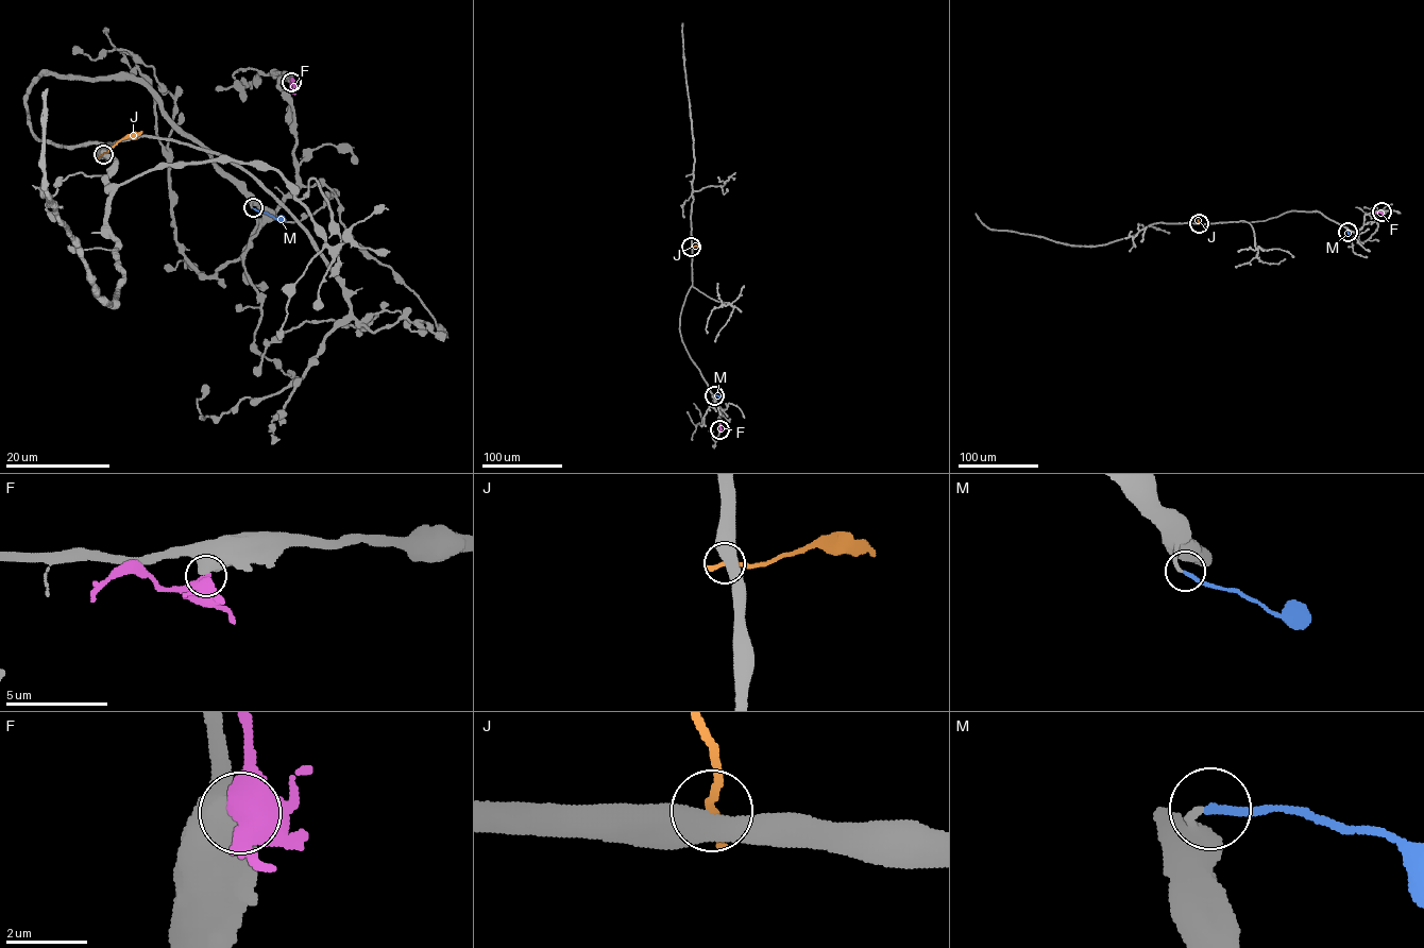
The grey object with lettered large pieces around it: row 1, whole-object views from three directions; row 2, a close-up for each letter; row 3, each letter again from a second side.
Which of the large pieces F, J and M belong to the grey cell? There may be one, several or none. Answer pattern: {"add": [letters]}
{"add": ["M"]}

